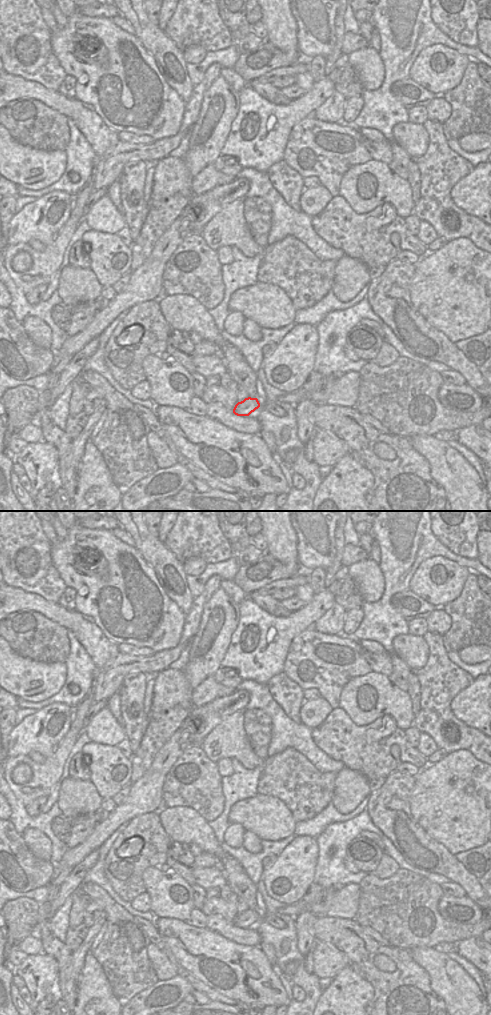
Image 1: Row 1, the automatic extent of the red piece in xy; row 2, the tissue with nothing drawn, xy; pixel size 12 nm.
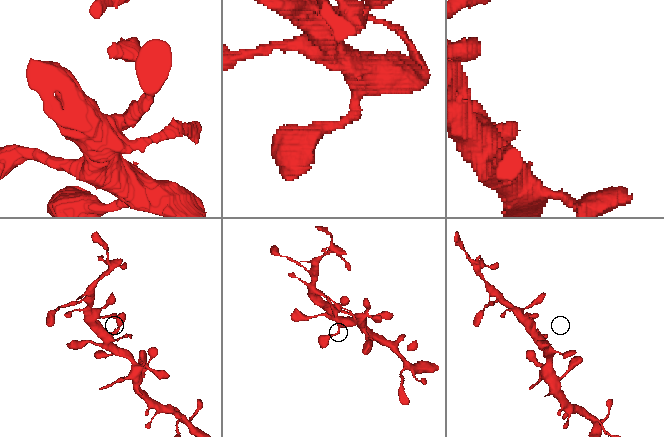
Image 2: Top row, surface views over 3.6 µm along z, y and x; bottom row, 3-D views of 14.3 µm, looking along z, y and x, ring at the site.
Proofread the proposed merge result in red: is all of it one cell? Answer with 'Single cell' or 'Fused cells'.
Single cell.

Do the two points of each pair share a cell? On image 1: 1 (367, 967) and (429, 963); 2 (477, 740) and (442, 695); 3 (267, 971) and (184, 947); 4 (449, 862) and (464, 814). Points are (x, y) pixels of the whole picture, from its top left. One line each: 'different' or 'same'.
1: different
2: same
3: same
4: different

